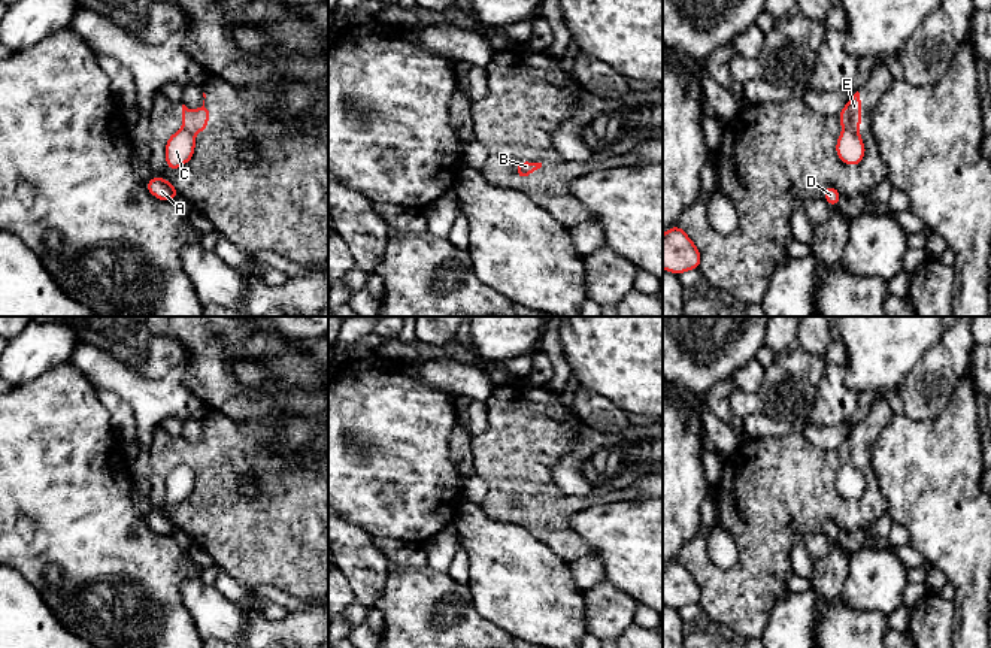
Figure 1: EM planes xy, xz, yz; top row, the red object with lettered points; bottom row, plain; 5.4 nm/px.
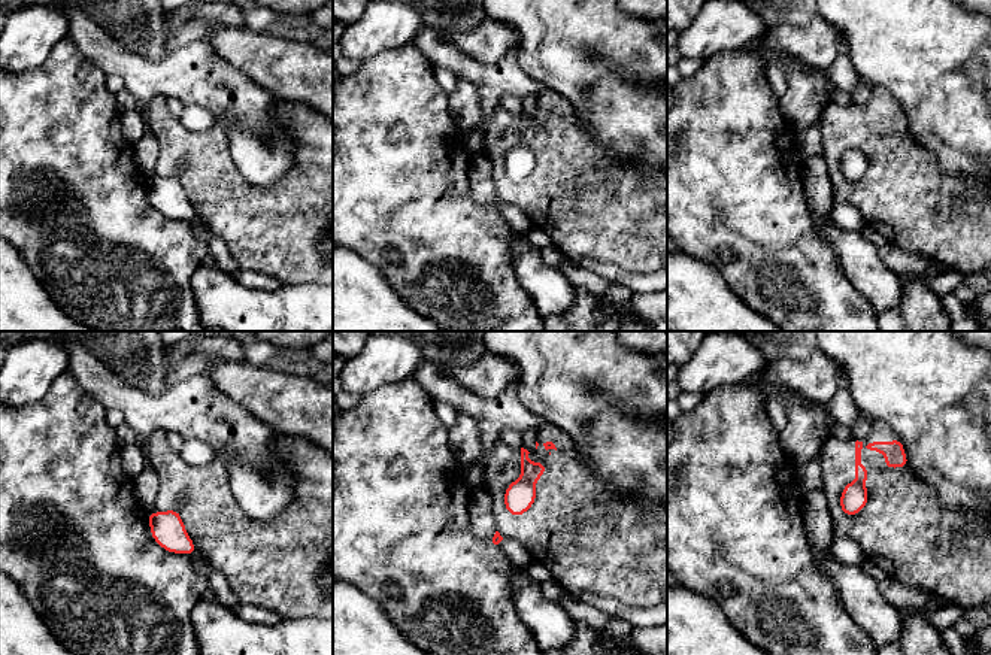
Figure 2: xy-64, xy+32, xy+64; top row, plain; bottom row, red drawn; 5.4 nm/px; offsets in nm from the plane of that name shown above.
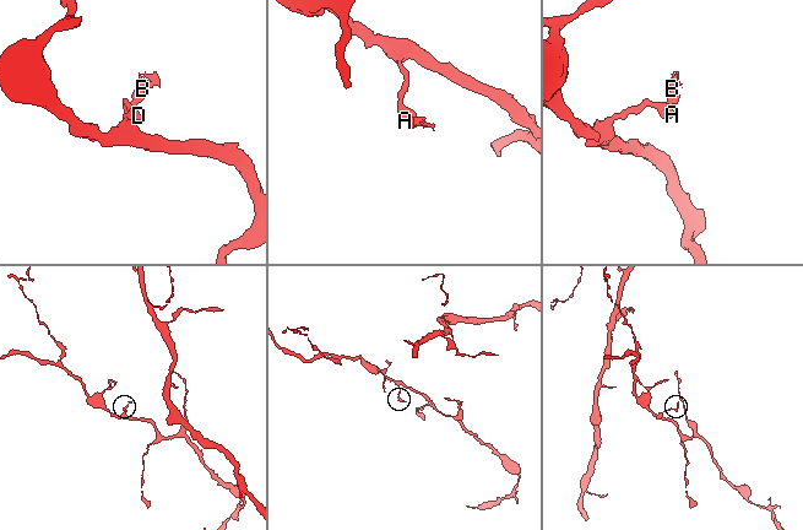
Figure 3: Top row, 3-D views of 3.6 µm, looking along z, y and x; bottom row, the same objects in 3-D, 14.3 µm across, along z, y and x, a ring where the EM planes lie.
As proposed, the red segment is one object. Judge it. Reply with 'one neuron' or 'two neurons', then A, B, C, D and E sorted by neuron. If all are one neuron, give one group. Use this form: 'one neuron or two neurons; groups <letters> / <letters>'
two neurons; groups A C D / B E

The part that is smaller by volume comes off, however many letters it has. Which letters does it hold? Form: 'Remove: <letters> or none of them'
Remove: B, E

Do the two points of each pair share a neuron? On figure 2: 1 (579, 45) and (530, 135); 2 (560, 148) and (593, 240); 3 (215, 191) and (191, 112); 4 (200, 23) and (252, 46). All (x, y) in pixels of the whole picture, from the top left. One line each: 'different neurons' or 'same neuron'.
1: different neurons
2: same neuron
3: different neurons
4: different neurons

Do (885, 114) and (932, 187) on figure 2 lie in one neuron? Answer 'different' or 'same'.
same

